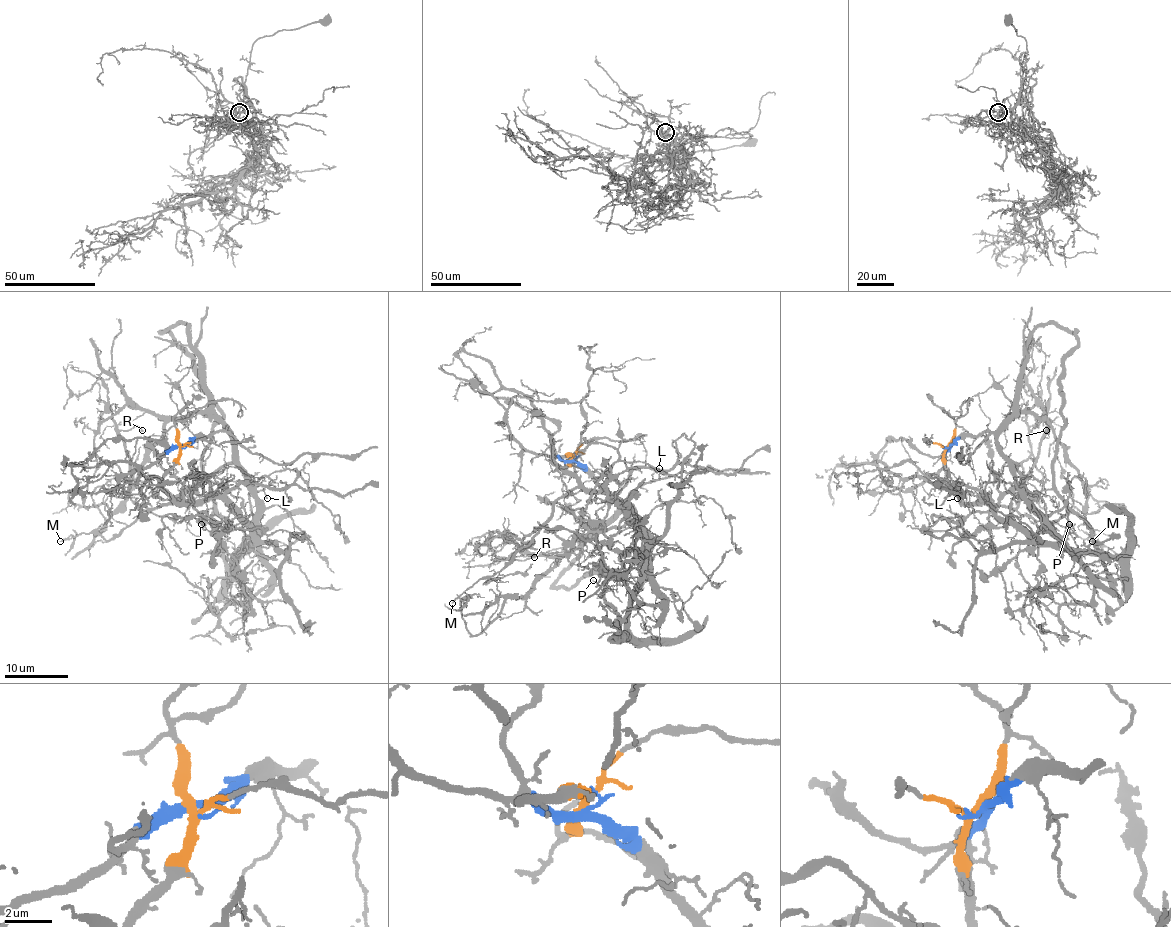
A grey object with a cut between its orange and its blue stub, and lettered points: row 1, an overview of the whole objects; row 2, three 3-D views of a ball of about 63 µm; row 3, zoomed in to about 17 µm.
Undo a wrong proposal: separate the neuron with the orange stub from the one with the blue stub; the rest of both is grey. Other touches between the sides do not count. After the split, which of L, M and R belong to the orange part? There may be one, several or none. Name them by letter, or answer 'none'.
L, M, R

